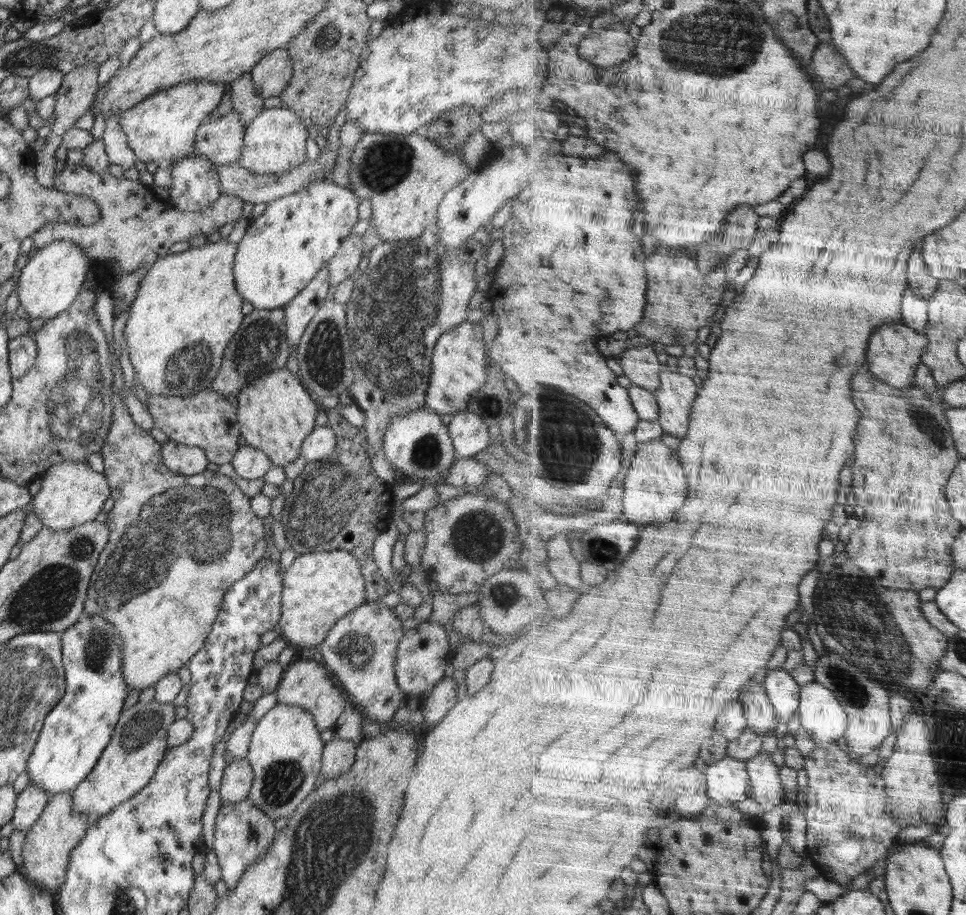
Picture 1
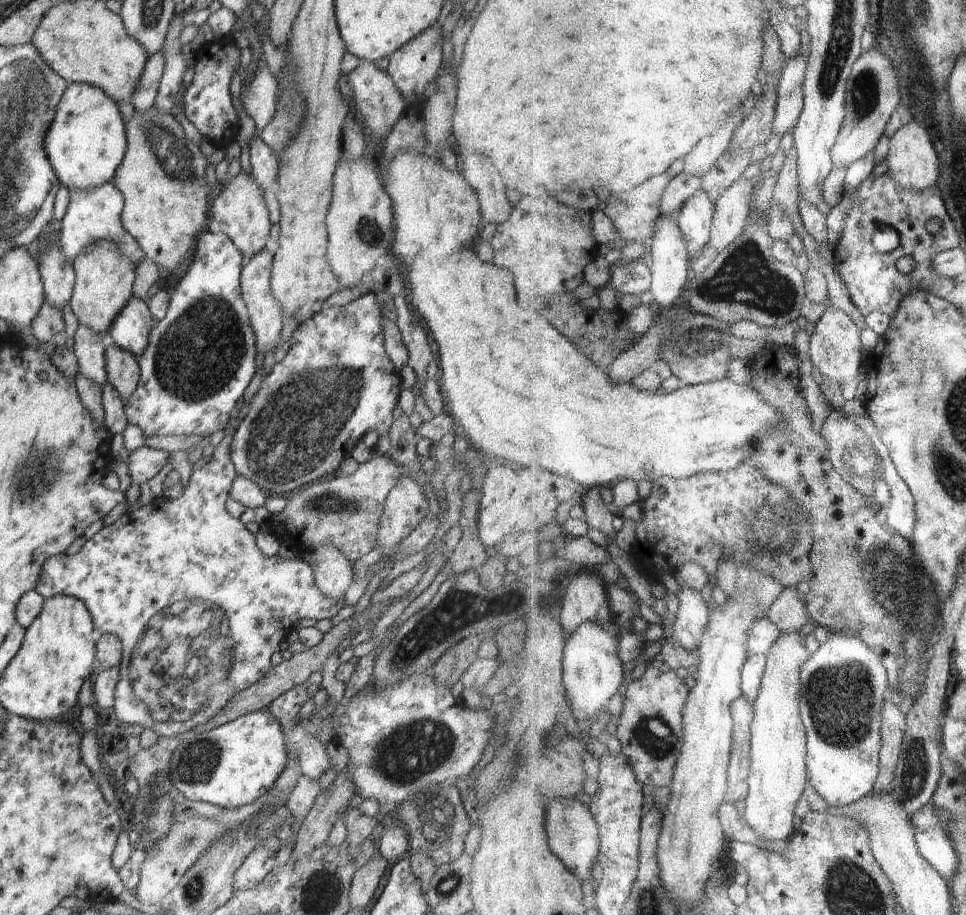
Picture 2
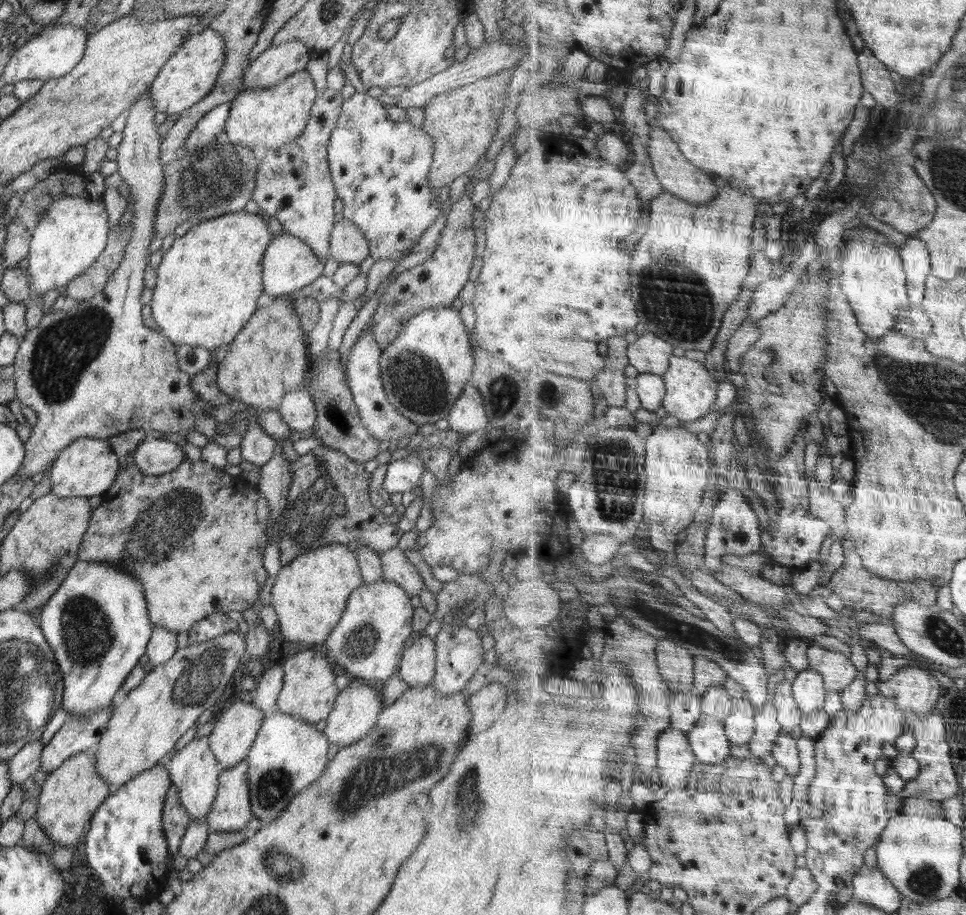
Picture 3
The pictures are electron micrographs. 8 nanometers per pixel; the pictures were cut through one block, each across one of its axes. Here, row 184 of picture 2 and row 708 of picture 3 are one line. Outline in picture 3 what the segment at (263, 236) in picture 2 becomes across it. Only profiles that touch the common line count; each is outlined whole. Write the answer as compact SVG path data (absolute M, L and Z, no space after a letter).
M241 700L217 715L214 729L207 737L211 752L224 769L246 761L264 717L264 713L253 702Z

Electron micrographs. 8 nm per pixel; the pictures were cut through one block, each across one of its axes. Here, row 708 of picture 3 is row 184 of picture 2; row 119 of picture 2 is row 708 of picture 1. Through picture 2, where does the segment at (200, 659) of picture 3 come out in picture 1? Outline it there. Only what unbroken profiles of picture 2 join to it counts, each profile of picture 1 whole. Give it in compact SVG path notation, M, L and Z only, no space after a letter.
M152 700L148 704L138 702L122 711L98 763L71 793L72 808L78 814L86 814L91 821L101 818L148 784L168 749L166 735L176 720L175 709L174 704L160 704L158 700Z

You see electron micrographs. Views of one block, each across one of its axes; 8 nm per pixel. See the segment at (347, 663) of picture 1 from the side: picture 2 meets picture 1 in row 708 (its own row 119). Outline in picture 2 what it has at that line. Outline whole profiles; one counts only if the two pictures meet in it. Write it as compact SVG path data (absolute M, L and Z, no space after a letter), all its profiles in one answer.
M362 60L348 76L348 86L354 94L355 102L352 111L362 126L367 128L368 134L374 133L375 136L384 138L405 110L406 102L403 94L396 88L390 75L370 61Z

